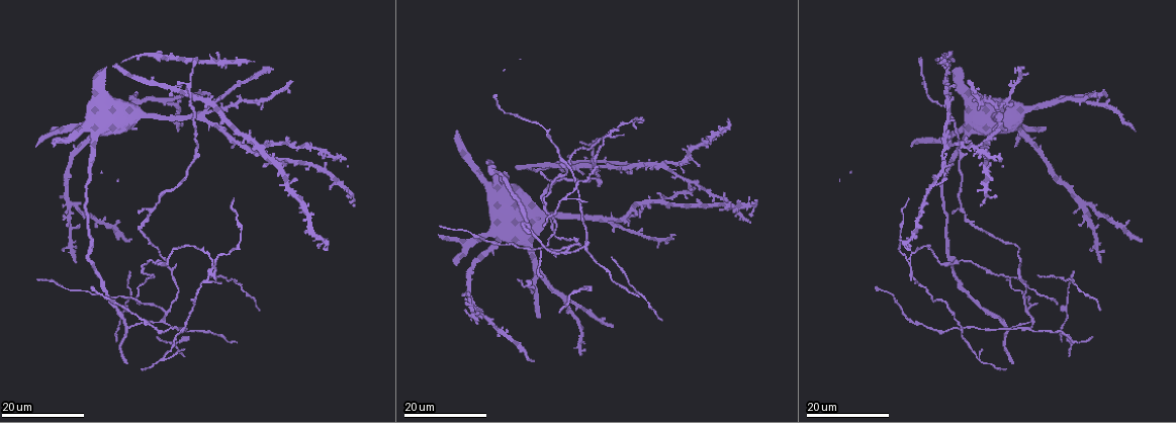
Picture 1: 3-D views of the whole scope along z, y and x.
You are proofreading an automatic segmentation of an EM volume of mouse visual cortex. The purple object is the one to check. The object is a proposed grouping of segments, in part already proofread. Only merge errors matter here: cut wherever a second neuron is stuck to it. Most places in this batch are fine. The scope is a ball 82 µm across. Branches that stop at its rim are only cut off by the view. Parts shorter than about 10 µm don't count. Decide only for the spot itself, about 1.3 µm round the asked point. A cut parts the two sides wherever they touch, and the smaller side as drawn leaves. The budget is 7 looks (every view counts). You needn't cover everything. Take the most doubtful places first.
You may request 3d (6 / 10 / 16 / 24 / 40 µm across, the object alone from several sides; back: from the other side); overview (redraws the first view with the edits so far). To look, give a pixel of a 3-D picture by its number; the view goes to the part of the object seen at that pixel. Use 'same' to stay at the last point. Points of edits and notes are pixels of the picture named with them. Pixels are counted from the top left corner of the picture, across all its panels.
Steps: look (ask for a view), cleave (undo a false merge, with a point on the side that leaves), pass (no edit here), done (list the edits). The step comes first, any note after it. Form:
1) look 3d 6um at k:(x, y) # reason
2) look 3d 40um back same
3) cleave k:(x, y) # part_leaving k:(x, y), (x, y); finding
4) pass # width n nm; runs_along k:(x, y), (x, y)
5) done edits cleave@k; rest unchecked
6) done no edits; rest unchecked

look 3d 24um at 1:(214, 266) # four arms meet

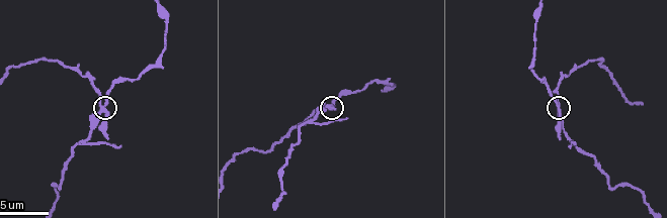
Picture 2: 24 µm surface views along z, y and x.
look 3d 10um at 2:(559, 108)

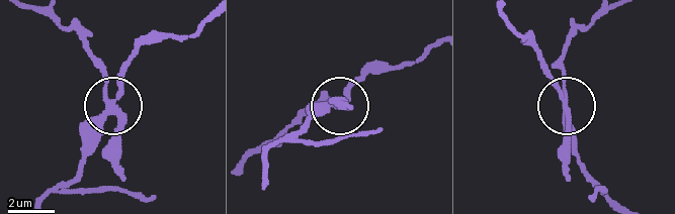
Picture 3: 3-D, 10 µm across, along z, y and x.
cleave 3:(108, 142) # arms 4; part_leaving 3:(107, 105), (105, 72), (84, 37), (31, 10); two neurons meet here

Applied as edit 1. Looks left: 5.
look 3d 24um at 1:(1026, 328) # three-way junction

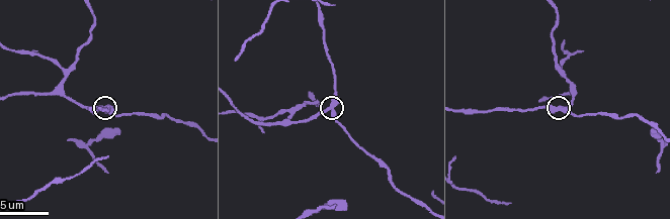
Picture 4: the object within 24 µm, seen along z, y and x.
look 3d 10um at 4:(334, 109) # zoom in

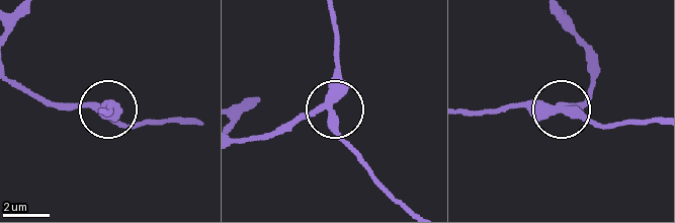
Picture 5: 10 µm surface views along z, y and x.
pass # runs_along 5:(240, 142), (327, 108), (350, 149), (371, 170); one neuron here

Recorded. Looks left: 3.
look 3d 24um at 1:(174, 328) # two arms in line, one across

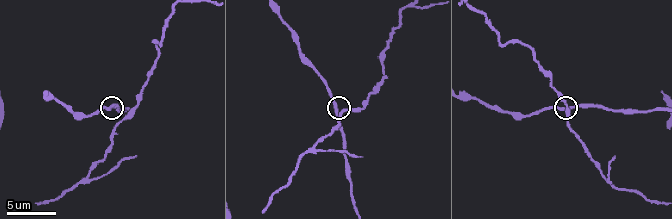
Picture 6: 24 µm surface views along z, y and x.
look 3d 10um at 6:(110, 108)

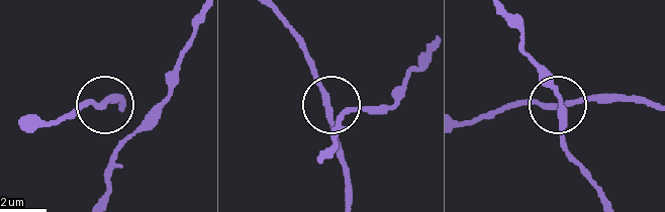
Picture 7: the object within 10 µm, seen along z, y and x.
pass # side_arm 37 um; arms 3; one neuron here

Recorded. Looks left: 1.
look 3d 16um at 4:(294, 107) # three-way junction

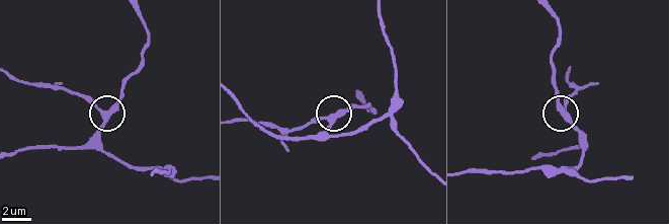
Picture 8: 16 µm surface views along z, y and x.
pass # runs_along 8:(10, 155), (83, 144), (106, 119), (84, 94); all the same neuron

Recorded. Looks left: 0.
done edits cleave@3; rest unchecked

